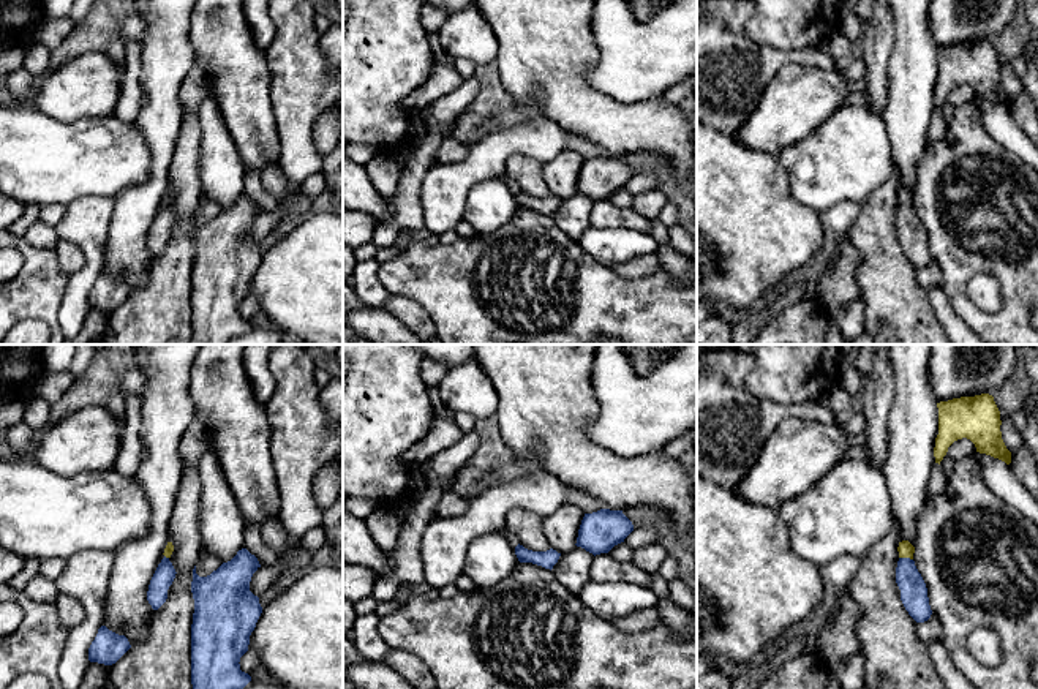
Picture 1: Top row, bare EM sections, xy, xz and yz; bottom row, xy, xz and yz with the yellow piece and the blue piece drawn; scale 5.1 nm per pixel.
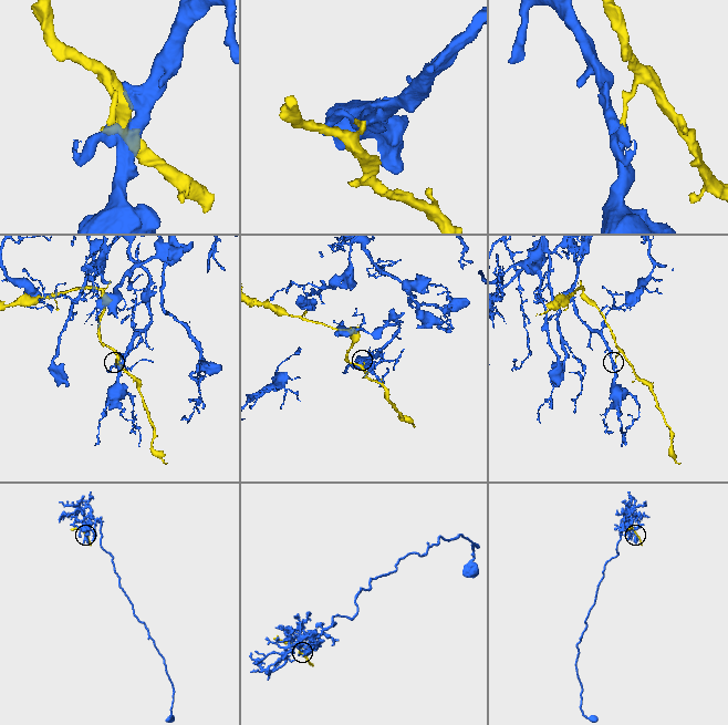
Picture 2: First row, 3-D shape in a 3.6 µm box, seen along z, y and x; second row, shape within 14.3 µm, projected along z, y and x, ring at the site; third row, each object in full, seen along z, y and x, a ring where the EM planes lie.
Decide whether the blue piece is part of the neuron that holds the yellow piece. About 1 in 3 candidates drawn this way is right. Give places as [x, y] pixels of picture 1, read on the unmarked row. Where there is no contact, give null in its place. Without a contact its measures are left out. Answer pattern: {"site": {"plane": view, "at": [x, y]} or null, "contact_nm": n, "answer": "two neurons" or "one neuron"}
{"site": {"plane": "yz", "at": [906, 203]}, "contact_nm": 70, "answer": "two neurons"}

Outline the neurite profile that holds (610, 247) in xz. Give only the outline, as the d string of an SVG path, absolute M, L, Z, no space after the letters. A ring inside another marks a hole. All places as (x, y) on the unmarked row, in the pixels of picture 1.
M588 228L577 242L583 251L608 269L653 254L659 245L651 234L626 228Z

